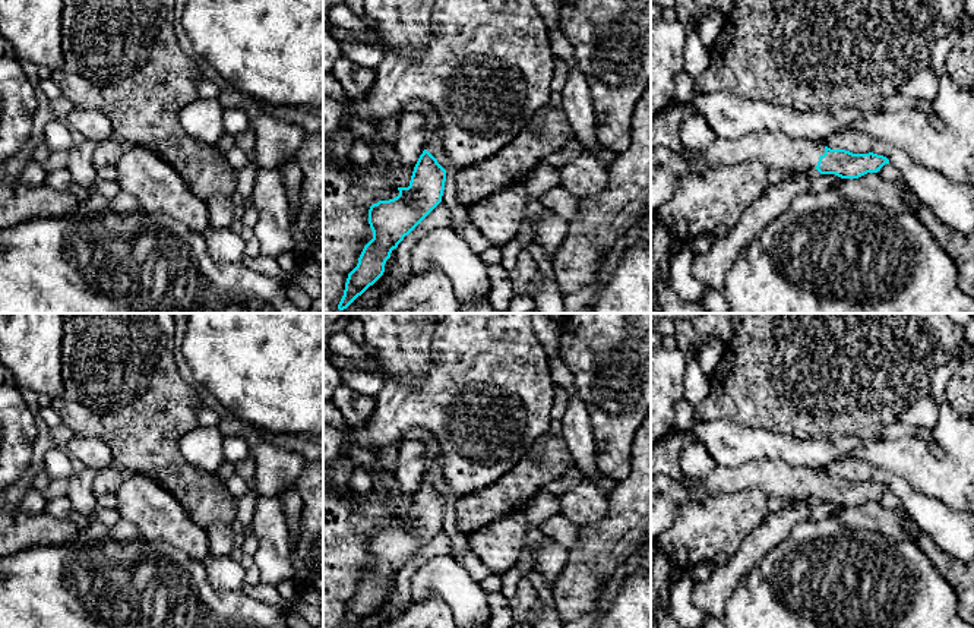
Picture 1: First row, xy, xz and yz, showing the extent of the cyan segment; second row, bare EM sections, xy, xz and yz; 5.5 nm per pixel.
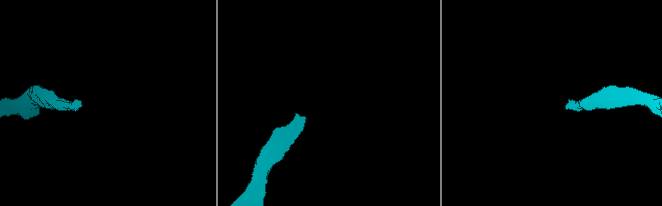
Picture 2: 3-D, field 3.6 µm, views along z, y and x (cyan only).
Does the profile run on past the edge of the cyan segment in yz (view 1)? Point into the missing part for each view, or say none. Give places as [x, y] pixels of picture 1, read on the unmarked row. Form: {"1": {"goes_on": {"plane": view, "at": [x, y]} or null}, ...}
{"1": {"goes_on": {"plane": "yz", "at": [778, 479]}}}

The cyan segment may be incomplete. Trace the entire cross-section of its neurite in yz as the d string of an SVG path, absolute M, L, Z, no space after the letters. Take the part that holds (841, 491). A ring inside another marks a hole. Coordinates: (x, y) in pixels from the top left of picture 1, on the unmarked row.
M752 461L737 467L717 466L698 483L684 477L655 474L651 476L651 540L671 526L683 502L699 501L715 492L734 493L749 487L758 487L768 496L781 499L816 496L820 502L835 502L841 506L858 506L867 501L877 501L889 492L883 483L831 477L823 468L794 467L782 461Z

